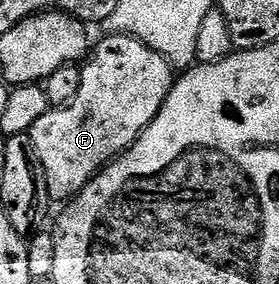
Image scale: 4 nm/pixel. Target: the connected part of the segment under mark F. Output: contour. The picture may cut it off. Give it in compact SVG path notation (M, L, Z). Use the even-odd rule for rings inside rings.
M108 33L105 36L97 47L95 44L91 48L90 58L80 67L82 85L78 85L74 101L65 107L50 109L38 117L30 132L34 149L38 152L38 161L42 161L42 170L46 172L46 189L53 204L70 201L101 169L107 167L123 151L131 149L134 141L138 141L141 133L152 124L154 117L158 117L174 82L172 64L142 41L132 35Z

